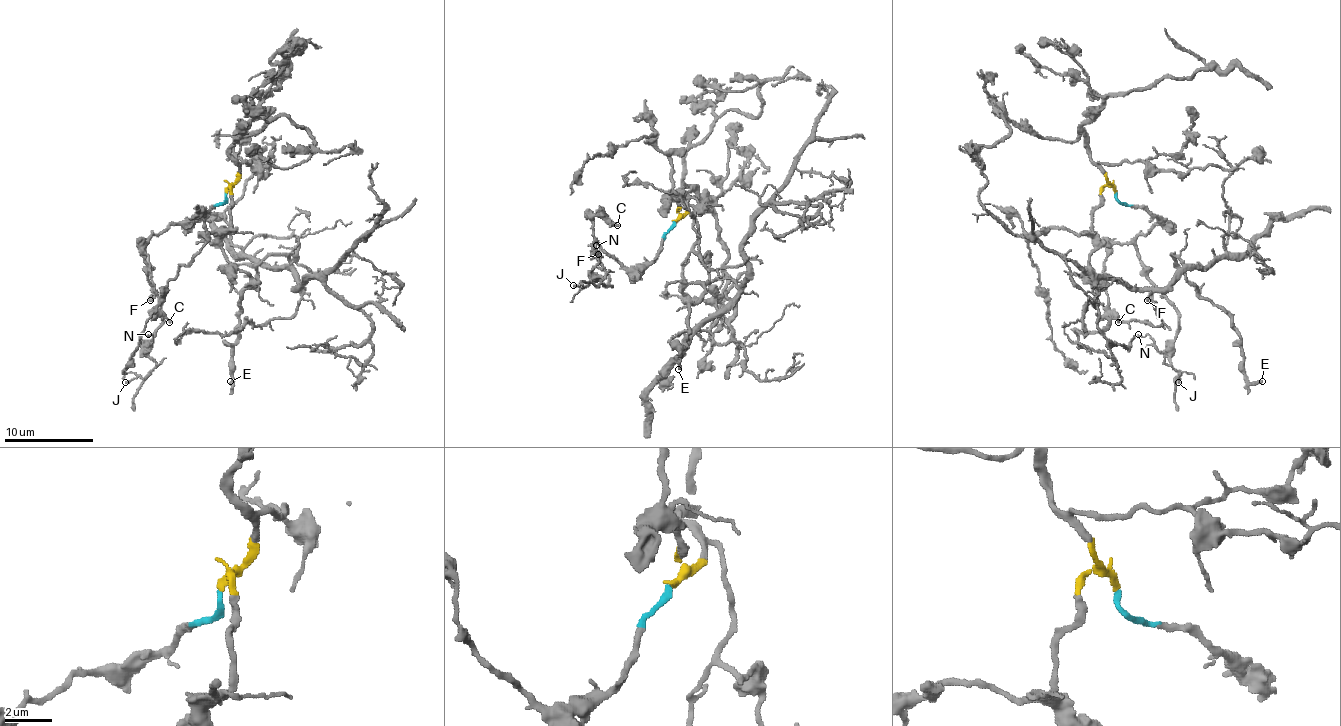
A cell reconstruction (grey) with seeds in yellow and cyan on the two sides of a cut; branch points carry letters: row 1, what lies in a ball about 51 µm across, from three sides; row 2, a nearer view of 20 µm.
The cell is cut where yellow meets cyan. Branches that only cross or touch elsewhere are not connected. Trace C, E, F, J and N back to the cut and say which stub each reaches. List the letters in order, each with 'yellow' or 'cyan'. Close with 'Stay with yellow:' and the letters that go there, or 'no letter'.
C: cyan
E: yellow
F: cyan
J: cyan
N: cyan
Stay with yellow: E

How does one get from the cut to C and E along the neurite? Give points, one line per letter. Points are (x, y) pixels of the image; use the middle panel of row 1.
C: (673, 223), (660, 252), (635, 268), (622, 268), (593, 236), (597, 212), (618, 225)
E: (673, 223), (691, 207), (718, 312), (707, 339), (673, 337), (738, 290), (714, 279), (689, 306), (678, 368)

